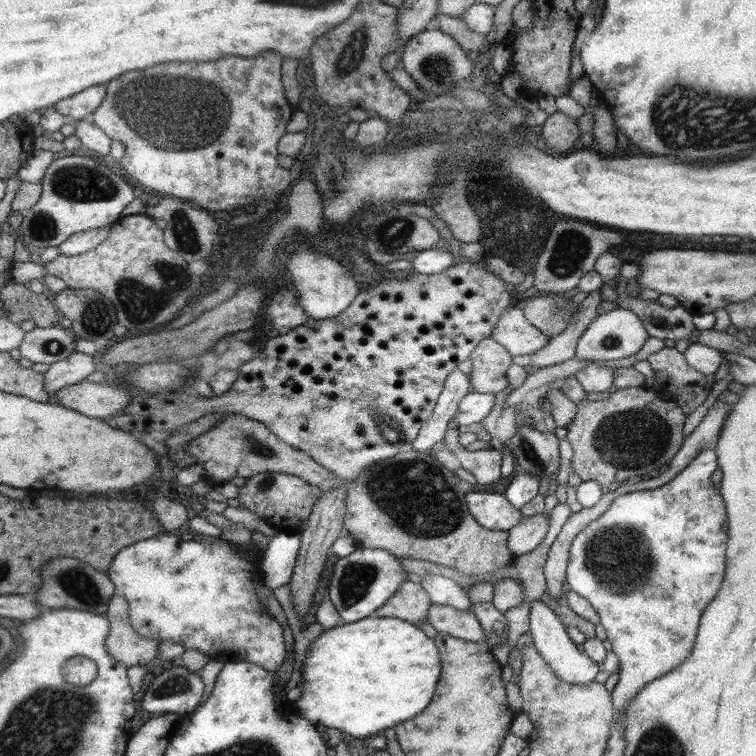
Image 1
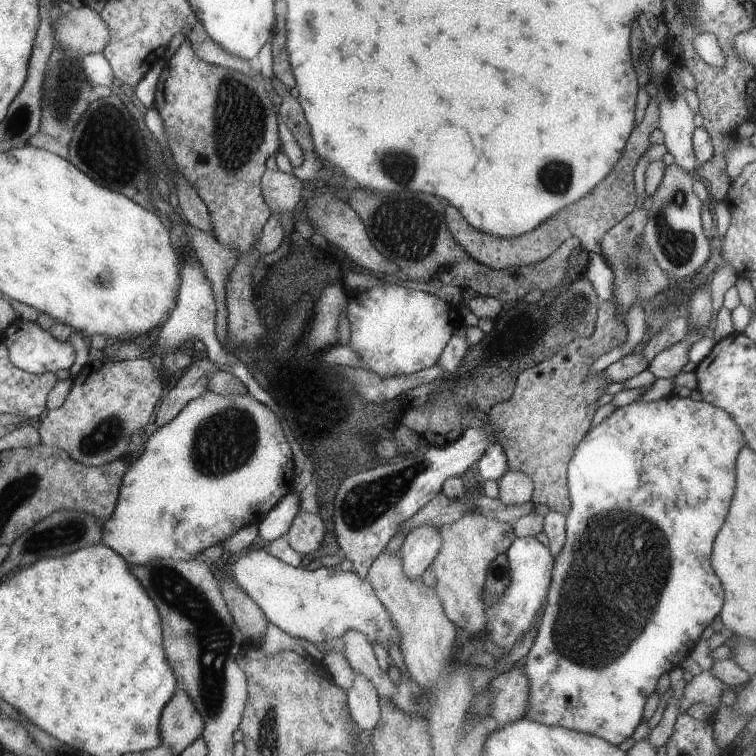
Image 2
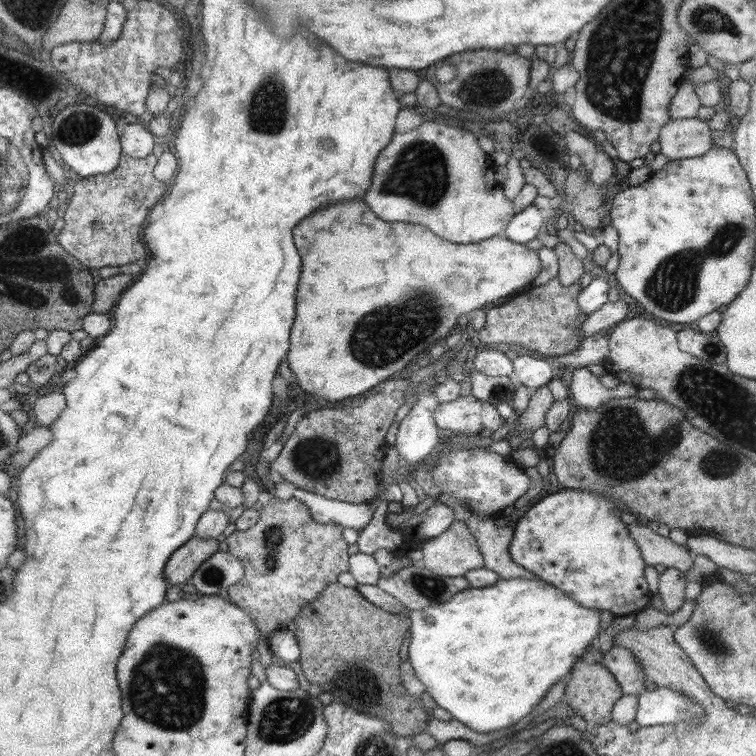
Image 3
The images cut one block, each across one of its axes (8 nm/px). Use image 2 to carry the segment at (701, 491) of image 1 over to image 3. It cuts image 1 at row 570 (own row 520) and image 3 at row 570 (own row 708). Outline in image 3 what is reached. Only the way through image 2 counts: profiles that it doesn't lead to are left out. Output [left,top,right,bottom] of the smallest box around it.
[509,489,650,617]

